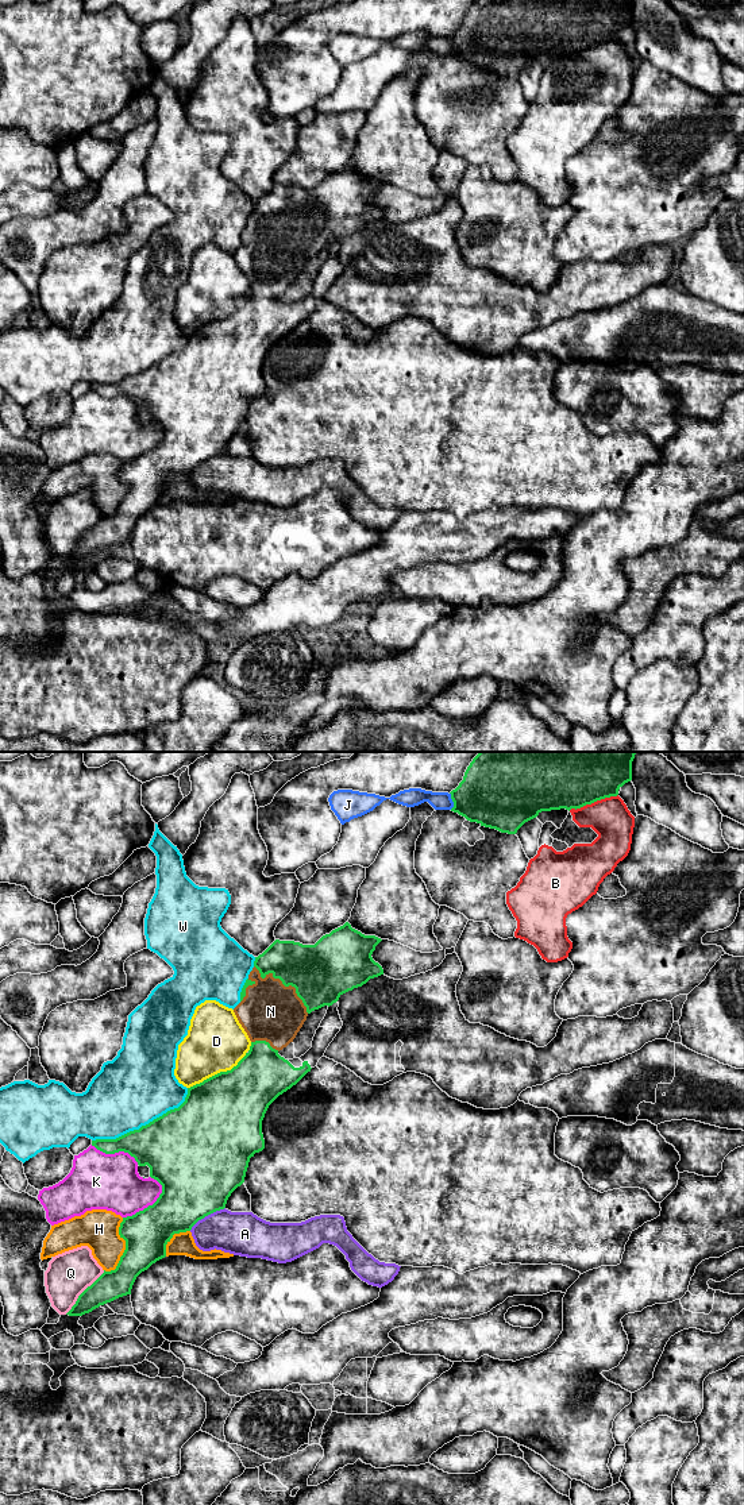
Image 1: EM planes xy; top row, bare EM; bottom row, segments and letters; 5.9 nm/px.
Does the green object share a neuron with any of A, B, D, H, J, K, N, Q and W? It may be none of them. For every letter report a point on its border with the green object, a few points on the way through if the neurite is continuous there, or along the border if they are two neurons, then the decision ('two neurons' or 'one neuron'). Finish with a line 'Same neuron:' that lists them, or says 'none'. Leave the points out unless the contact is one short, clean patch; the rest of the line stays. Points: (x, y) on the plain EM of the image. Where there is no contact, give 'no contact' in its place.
A: meets green in xy at (207, 459); two neurons
B: meets green in xy at (593, 46); two neurons
D: meets green in xy at (223, 316); two neurons
H: meets green in xy at (126, 491); two neurons
J: meets green in xy at (453, 45); two neurons
K: meets green in xy at (150, 450); two neurons
N: meets green in xy at (285, 230); one neuron
Q: meets green in xy at (83, 536); two neurons
W: meets green in xy at (143, 370); two neurons
Same neuron: N

